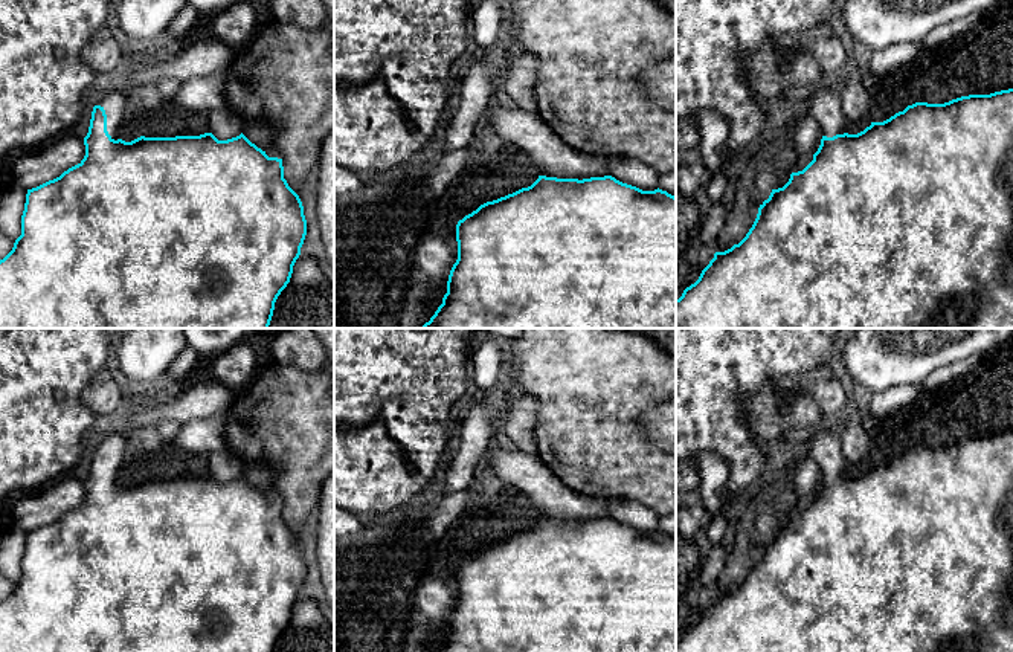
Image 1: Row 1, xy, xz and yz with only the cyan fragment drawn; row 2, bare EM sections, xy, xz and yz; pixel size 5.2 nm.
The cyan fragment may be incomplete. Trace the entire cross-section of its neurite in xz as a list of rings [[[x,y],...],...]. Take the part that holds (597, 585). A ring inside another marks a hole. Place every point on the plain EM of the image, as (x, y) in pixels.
[[[539,518],[528,530],[481,547],[456,566],[458,602],[438,652],[676,652],[676,539],[662,531],[642,533],[612,518],[557,521]]]

